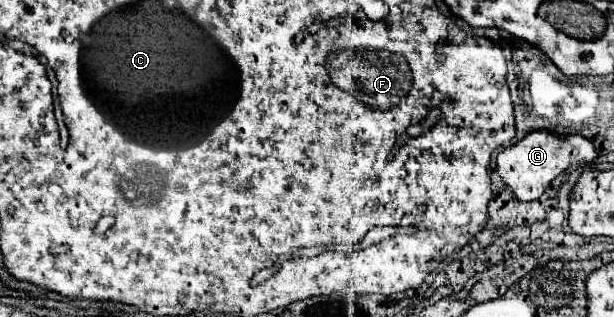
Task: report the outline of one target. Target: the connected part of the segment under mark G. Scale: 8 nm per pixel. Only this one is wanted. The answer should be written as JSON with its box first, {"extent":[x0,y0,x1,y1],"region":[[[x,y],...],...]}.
{"extent":[498,131,596,201],"region":[[[532,131],[522,141],[510,145],[498,153],[498,173],[502,181],[512,189],[516,199],[534,201],[544,189],[572,163],[592,163],[596,159],[594,145],[582,135],[556,135],[548,131]]]}

